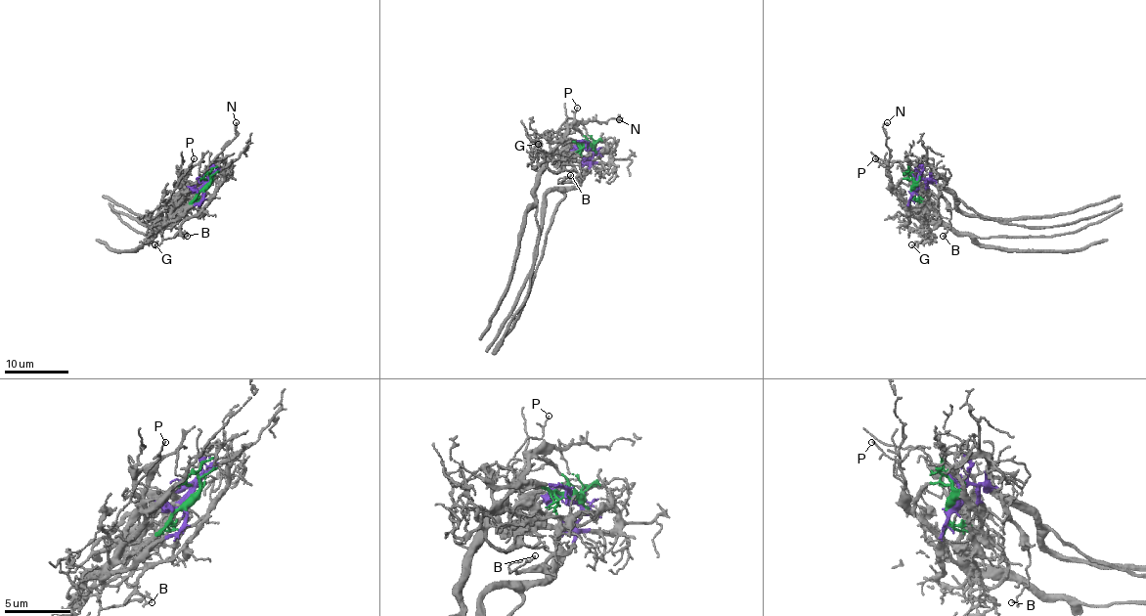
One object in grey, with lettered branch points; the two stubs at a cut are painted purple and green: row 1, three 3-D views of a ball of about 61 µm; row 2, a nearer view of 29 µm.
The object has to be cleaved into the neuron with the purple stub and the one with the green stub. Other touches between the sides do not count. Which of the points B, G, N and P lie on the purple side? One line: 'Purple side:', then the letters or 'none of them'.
Purple side: B

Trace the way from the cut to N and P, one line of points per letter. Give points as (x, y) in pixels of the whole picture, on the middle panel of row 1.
N: (589, 147), (594, 146), (577, 127), (579, 123), (619, 118), (619, 114), (619, 119)
P: (589, 147), (594, 146), (571, 126), (561, 126), (568, 118), (573, 118), (577, 107)

